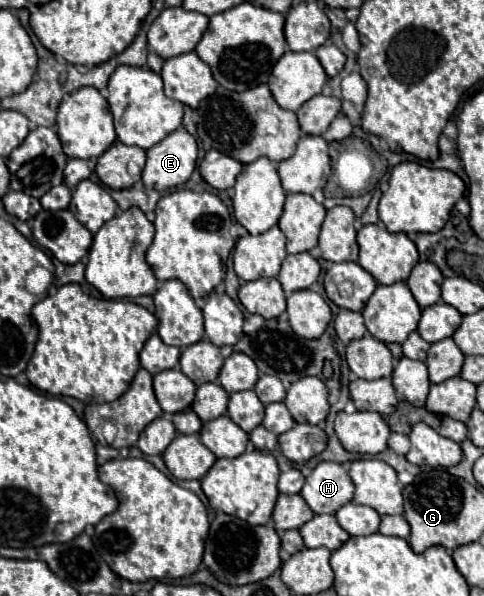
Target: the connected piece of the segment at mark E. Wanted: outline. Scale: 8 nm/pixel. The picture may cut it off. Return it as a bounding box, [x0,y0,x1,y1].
[142,129,198,191]

